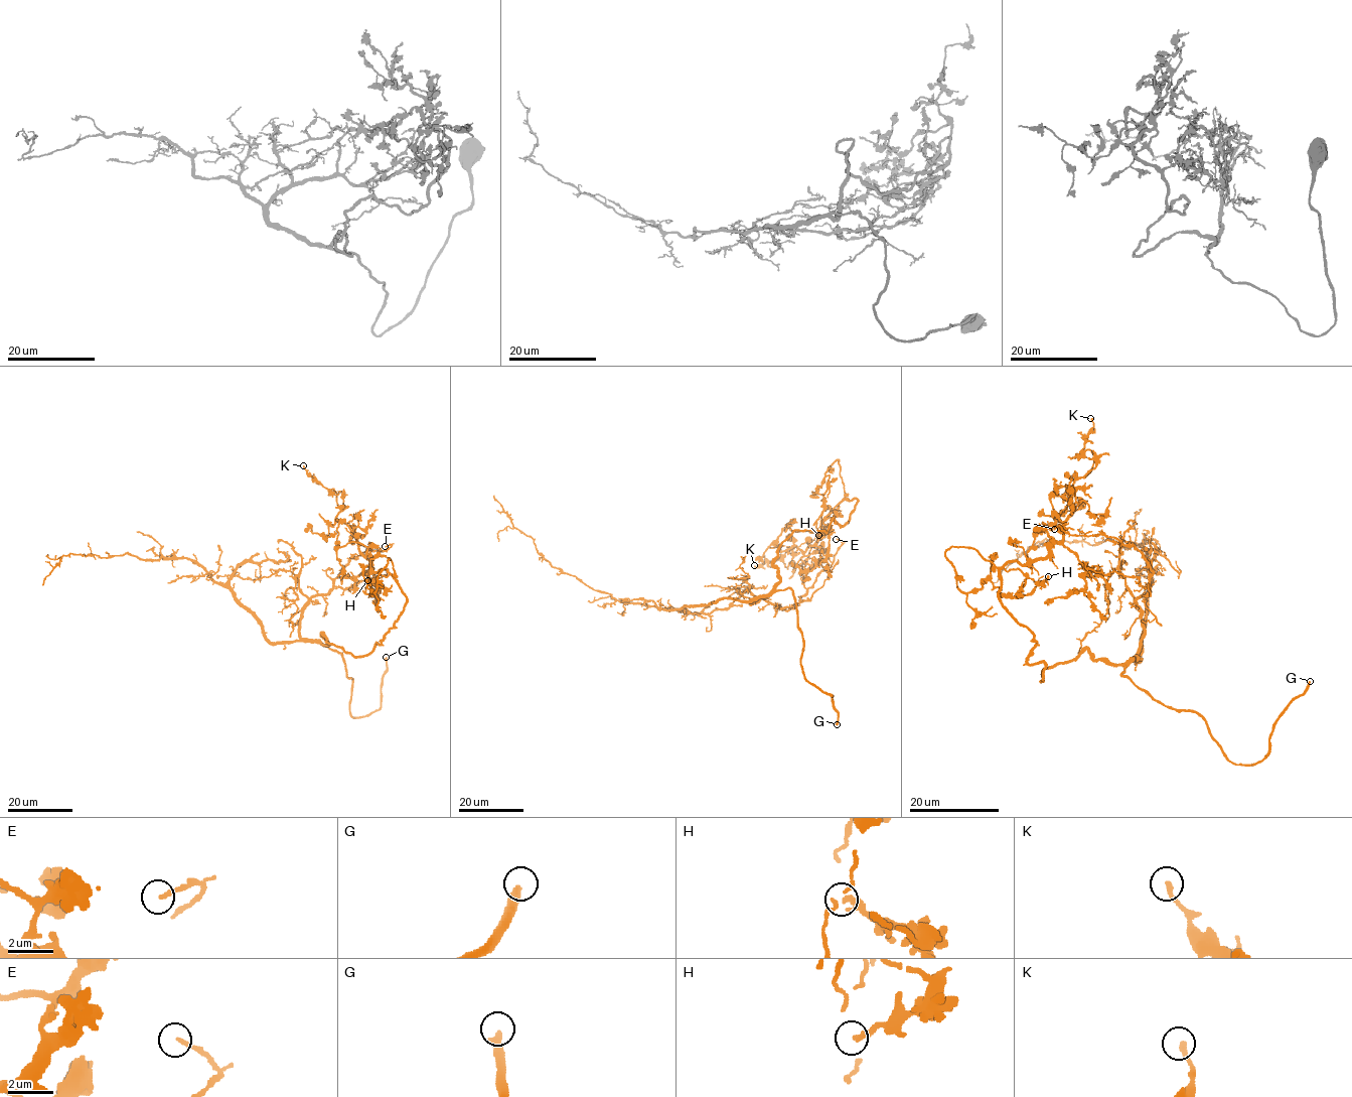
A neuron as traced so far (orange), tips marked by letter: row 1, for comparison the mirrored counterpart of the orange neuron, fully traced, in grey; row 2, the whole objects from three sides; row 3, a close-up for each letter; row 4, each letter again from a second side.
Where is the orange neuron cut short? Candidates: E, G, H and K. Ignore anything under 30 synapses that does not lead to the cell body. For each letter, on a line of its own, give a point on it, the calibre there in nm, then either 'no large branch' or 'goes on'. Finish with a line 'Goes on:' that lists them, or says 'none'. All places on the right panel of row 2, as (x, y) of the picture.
E: place (1054, 529); calibre 160 nm; no large branch
G: place (1310, 681); calibre 360 nm; goes on
H: place (1048, 576); calibre 280 nm; no large branch
K: place (1090, 418); calibre 240 nm; no large branch
Goes on: G

